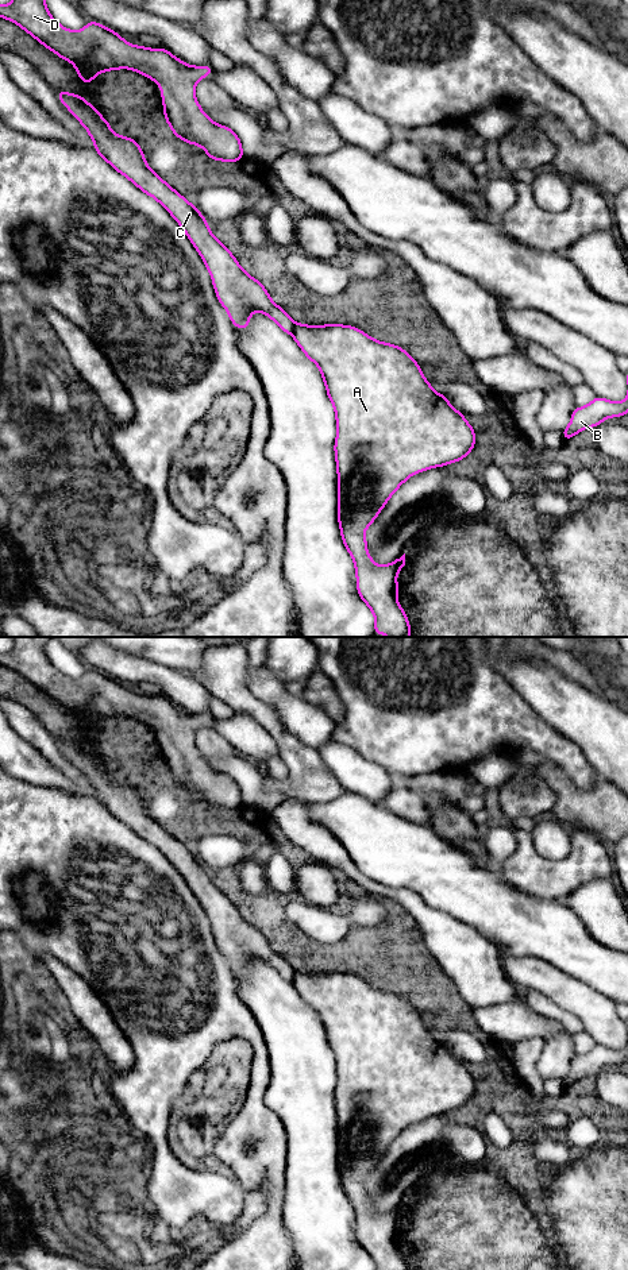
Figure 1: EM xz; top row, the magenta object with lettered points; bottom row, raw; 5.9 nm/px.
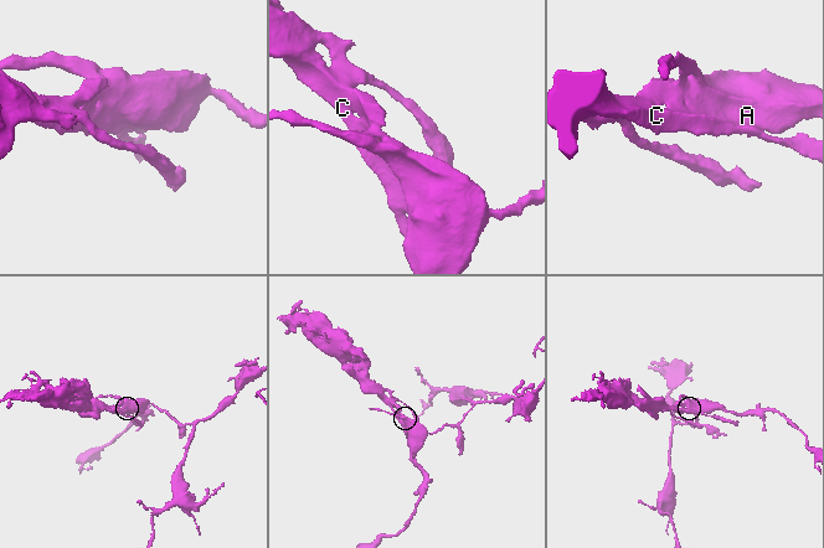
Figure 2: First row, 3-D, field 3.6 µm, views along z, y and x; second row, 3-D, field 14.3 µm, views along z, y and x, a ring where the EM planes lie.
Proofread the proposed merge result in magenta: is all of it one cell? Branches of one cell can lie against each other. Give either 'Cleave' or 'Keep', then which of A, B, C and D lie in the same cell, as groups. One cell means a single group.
Keep. Groups: A B C D

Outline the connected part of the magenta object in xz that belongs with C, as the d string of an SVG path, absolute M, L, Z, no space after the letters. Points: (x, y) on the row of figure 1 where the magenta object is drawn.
M57 90L61 103L72 115L85 127L95 142L95 150L115 170L127 177L142 192L154 197L181 225L200 256L203 258L215 286L219 302L228 312L231 323L239 329L246 329L250 316L261 312L269 316L282 331L292 335L296 343L309 360L317 364L327 389L330 401L334 405L336 416L336 441L335 459L338 470L338 521L344 548L351 555L355 564L357 588L362 601L370 607L375 618L374 633L388 637L409 637L411 626L407 613L397 601L400 586L397 574L405 565L405 553L386 565L378 565L367 553L365 530L377 518L394 491L412 475L434 467L462 460L475 445L475 433L465 416L451 406L443 394L436 393L429 382L424 378L417 362L402 348L394 344L374 340L361 329L351 325L328 324L328 325L304 325L294 323L292 317L271 301L263 285L248 275L238 263L230 250L217 240L205 217L178 192L169 186L157 173L154 173L145 157L140 146L131 138L116 135L109 123L99 113L95 105L74 93Z

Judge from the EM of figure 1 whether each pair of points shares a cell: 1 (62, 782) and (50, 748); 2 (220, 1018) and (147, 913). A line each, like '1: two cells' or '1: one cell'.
1: two cells
2: one cell

